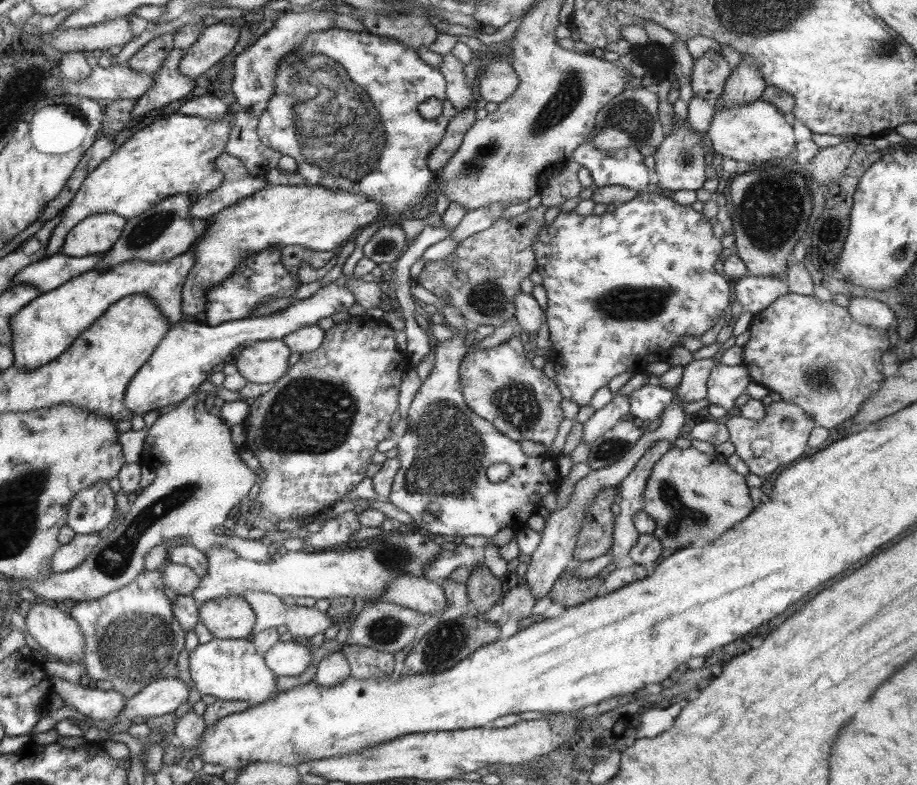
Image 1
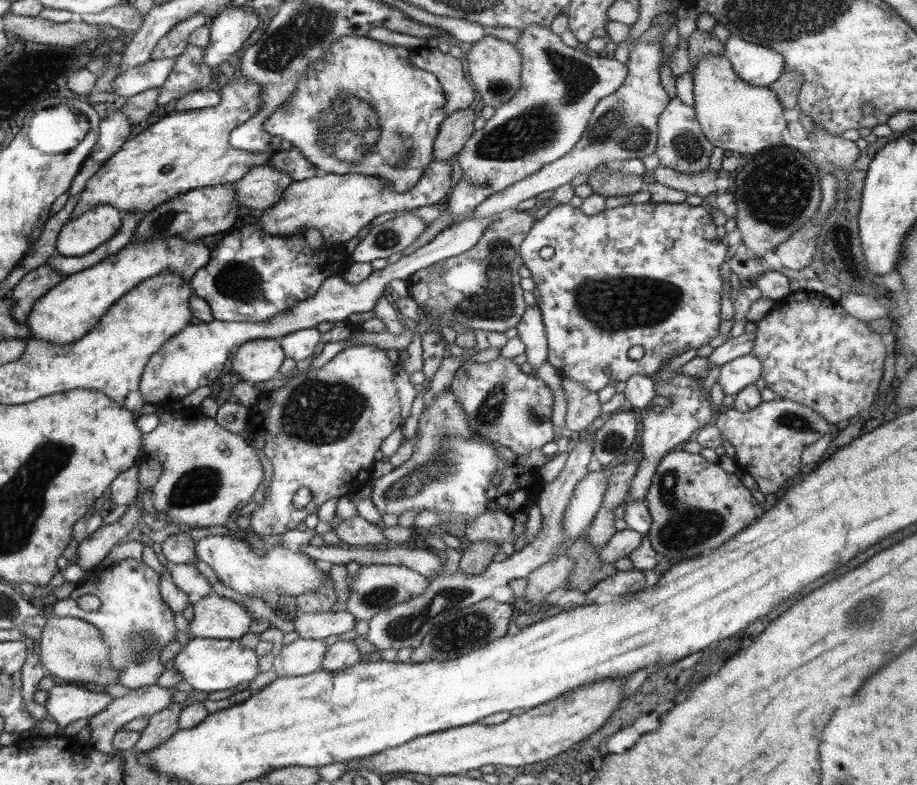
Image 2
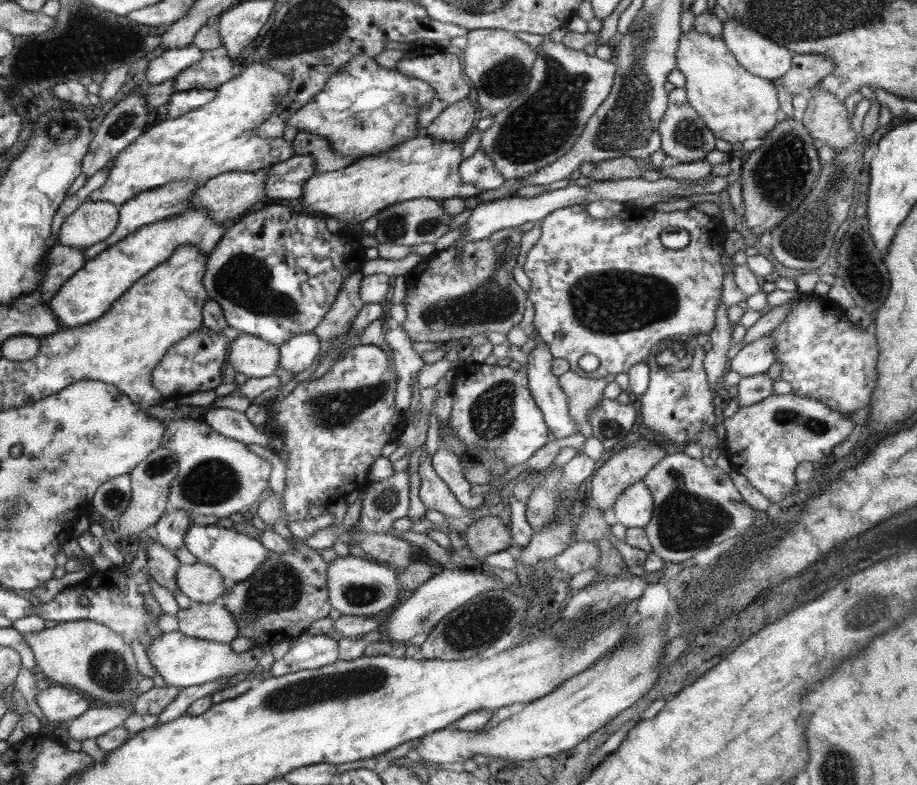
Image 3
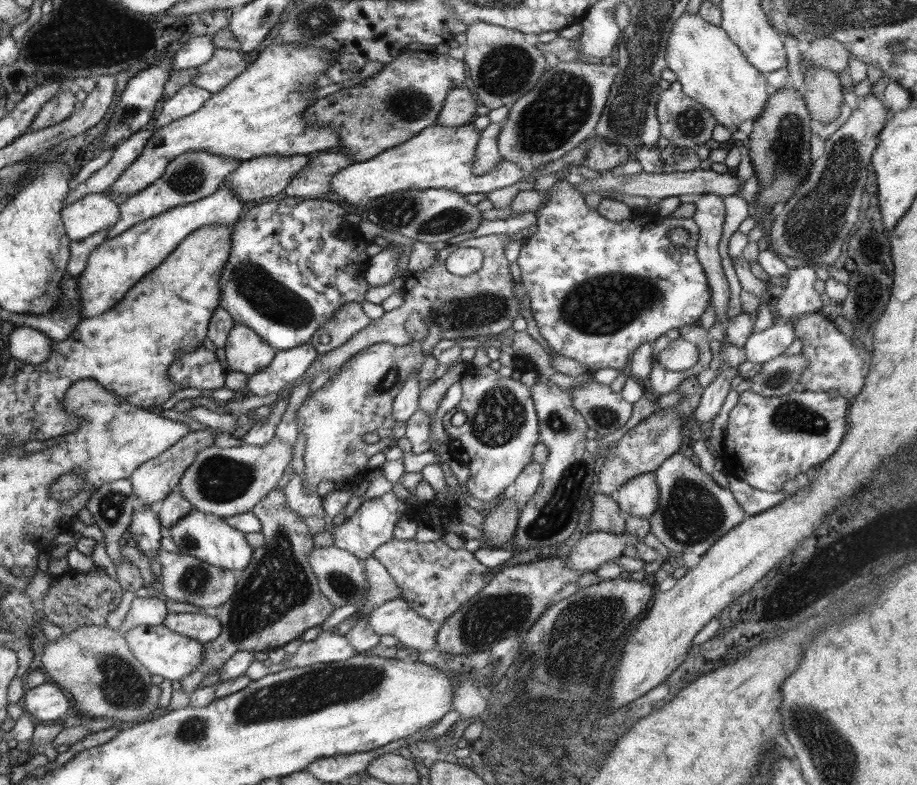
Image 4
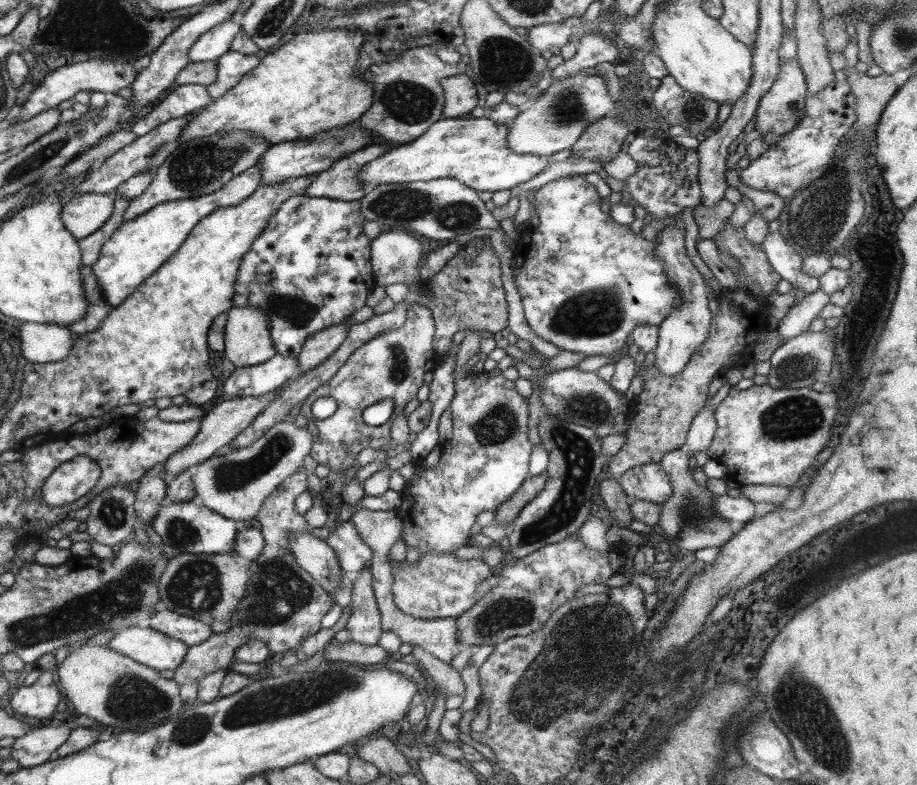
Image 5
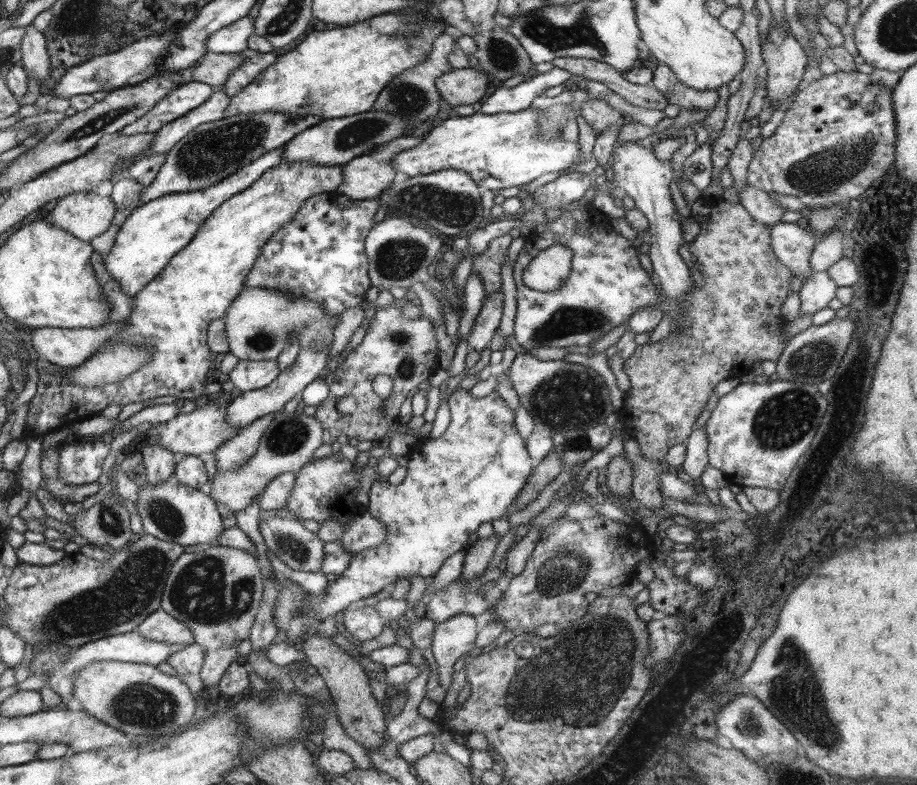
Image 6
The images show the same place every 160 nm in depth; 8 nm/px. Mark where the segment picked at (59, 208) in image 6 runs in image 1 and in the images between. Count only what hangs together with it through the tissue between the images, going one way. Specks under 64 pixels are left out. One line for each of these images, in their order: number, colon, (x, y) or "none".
1: (96, 235)
2: (82, 236)
3: (92, 222)
4: (96, 212)
5: (85, 214)

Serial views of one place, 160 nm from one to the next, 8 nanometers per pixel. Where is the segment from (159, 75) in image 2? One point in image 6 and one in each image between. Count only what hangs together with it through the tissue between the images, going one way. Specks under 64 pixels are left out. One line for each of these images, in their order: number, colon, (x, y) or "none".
3: (172, 62)
4: (195, 51)
5: (217, 41)
6: (232, 39)

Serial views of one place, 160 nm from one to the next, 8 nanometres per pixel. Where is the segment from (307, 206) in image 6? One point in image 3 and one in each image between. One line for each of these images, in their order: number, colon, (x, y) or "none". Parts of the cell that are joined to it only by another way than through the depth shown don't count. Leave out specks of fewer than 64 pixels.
3: (276, 274)
4: (291, 267)
5: (310, 270)

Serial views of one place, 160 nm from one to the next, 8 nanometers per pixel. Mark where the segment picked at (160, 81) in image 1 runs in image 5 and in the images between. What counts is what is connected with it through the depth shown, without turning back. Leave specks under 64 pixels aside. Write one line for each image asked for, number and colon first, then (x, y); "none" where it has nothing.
2: (190, 73)
3: (215, 67)
4: (225, 65)
5: (231, 67)

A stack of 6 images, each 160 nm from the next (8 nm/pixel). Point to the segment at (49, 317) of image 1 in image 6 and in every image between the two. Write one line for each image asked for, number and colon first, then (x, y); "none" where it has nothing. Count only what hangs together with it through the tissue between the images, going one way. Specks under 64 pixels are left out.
2: (68, 312)
3: (86, 296)
4: (113, 269)
5: (138, 248)
6: (153, 234)

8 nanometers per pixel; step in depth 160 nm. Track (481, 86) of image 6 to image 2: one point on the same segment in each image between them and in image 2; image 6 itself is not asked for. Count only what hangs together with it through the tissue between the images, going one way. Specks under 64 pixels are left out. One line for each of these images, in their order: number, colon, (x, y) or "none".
2: (456, 129)
3: (455, 123)
4: (459, 106)
5: (461, 96)

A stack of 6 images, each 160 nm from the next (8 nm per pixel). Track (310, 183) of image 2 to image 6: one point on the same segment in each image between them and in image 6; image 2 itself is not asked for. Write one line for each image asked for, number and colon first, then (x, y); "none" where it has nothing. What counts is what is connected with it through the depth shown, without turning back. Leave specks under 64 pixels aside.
3: (423, 167)
4: (439, 156)
5: (474, 151)
6: (499, 151)

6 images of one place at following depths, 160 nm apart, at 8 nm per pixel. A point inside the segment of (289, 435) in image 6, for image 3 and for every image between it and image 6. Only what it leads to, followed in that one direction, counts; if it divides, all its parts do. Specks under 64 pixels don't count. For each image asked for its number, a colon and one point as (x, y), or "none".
3: (216, 475)
4: (226, 482)
5: (236, 485)

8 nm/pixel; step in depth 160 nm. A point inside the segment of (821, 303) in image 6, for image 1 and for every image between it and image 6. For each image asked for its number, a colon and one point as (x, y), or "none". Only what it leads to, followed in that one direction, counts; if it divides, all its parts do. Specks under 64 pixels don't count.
1: (725, 383)
2: (737, 374)
3: (755, 358)
4: (760, 347)
5: (799, 318)

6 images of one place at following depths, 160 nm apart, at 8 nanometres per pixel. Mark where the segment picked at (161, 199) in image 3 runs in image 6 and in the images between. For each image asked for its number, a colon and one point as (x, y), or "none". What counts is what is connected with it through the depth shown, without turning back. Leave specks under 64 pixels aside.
4: (191, 177)
5: (197, 167)
6: (210, 153)

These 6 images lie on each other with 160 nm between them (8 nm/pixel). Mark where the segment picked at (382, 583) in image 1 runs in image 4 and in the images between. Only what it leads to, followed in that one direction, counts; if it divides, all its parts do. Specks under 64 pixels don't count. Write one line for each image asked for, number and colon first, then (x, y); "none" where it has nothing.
2: (280, 569)
3: (235, 555)
4: (210, 538)

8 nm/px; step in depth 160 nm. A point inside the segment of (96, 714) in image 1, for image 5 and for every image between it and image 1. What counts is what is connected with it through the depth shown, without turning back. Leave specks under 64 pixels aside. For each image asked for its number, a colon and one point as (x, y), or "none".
2: (67, 703)
3: (58, 703)
4: (46, 702)
5: (40, 700)

